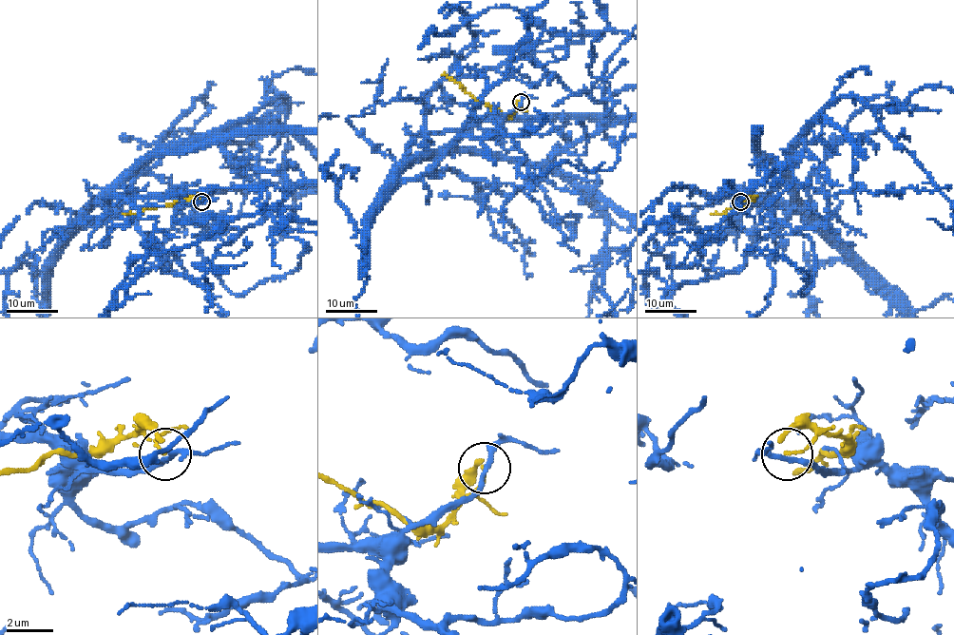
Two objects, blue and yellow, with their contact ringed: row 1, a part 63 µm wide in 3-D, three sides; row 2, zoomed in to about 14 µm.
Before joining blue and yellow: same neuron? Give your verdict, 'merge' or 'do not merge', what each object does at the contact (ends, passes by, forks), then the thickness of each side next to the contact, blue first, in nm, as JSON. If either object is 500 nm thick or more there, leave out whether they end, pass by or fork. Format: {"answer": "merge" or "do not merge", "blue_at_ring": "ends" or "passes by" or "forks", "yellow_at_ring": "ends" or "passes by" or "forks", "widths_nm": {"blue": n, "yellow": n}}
{"answer": "do not merge", "blue_at_ring": "passes by", "yellow_at_ring": "ends", "widths_nm": {"blue": 200, "yellow": 120}}

